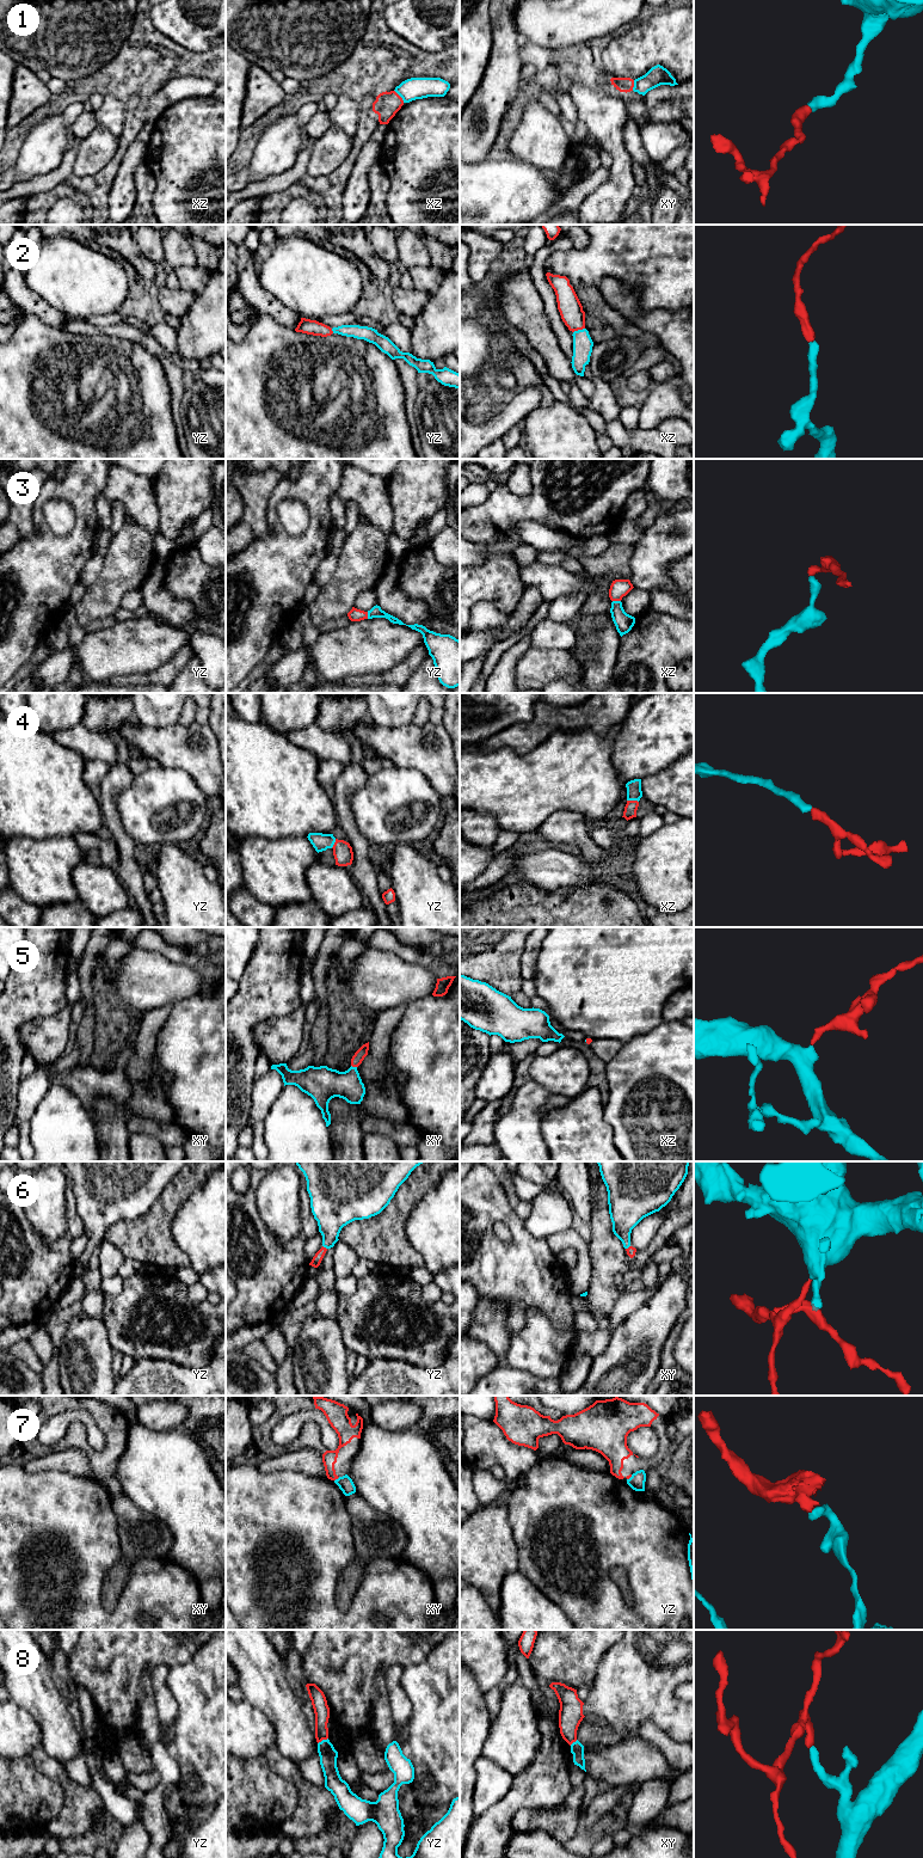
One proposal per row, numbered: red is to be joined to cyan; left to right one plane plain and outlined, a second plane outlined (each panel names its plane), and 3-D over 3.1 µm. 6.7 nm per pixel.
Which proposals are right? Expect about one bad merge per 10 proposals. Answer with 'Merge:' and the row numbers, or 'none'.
Merge: 1, 2, 3, 4, 5, 6

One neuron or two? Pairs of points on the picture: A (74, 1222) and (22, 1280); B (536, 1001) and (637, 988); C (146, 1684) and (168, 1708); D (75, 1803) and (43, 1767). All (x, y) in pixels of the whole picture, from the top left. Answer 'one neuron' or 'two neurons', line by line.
A: one neuron
B: two neurons
C: two neurons
D: one neuron

